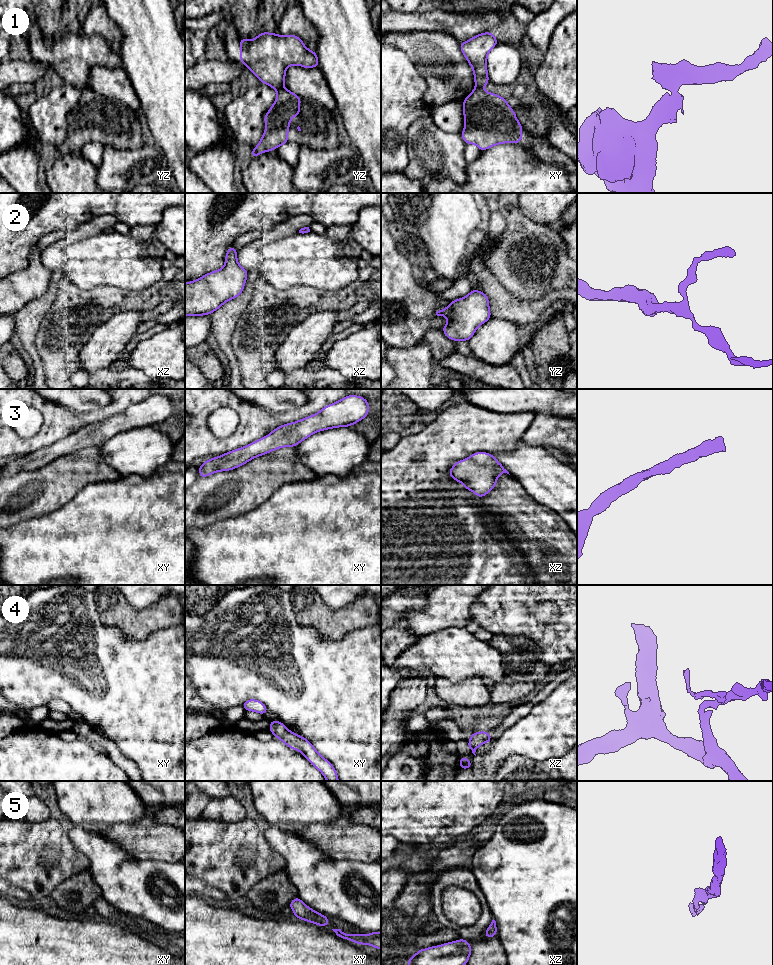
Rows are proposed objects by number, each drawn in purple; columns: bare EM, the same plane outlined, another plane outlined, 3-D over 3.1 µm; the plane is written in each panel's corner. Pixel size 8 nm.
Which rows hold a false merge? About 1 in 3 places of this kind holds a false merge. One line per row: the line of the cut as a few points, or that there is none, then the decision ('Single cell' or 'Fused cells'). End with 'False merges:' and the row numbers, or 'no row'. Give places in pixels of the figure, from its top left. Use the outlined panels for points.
1: Split along xy (476, 87), (481, 88). Fused cells
2: No split. Single cell
3: No split. Single cell
4: No split. Single cell
5: No split. Single cell
False merges: 1

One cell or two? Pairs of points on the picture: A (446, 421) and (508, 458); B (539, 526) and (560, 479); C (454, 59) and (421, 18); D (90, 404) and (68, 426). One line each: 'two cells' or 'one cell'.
A: two cells
B: two cells
C: two cells
D: two cells

